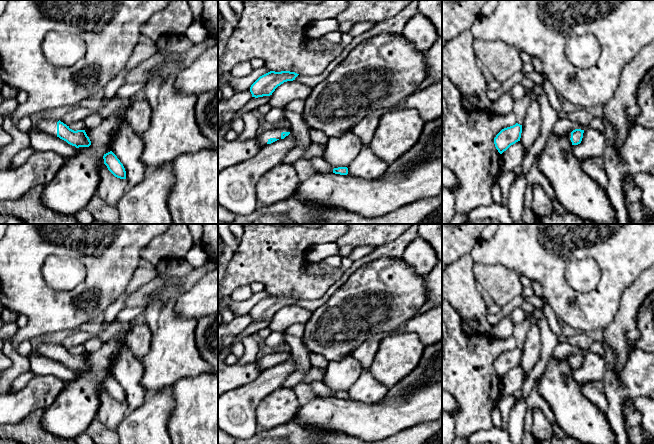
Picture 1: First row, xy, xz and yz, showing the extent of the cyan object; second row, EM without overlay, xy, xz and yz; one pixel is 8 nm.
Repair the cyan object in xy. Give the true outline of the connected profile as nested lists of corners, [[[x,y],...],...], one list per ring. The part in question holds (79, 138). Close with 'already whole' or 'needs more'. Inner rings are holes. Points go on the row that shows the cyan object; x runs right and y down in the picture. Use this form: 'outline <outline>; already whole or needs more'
outline [[[43,118],[42,120],[38,121],[35,126],[45,133],[59,137],[76,148],[89,147],[91,145],[91,141],[85,130],[74,131],[60,120],[57,121]]]; needs more

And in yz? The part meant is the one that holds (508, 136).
outline [[[516,123],[513,126],[502,129],[494,138],[494,144],[500,154],[506,151],[511,145],[520,141],[522,125]]]; already whole

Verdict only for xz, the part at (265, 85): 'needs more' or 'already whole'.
already whole

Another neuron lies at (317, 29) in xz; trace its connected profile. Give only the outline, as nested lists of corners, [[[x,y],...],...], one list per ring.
[[[336,18],[316,20],[309,25],[307,29],[307,36],[310,39],[322,38],[330,32],[339,31],[339,24],[340,23]]]

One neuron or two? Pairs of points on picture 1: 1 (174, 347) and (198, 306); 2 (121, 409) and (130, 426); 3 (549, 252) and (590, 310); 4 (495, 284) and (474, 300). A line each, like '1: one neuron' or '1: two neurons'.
1: two neurons
2: two neurons
3: one neuron
4: two neurons

